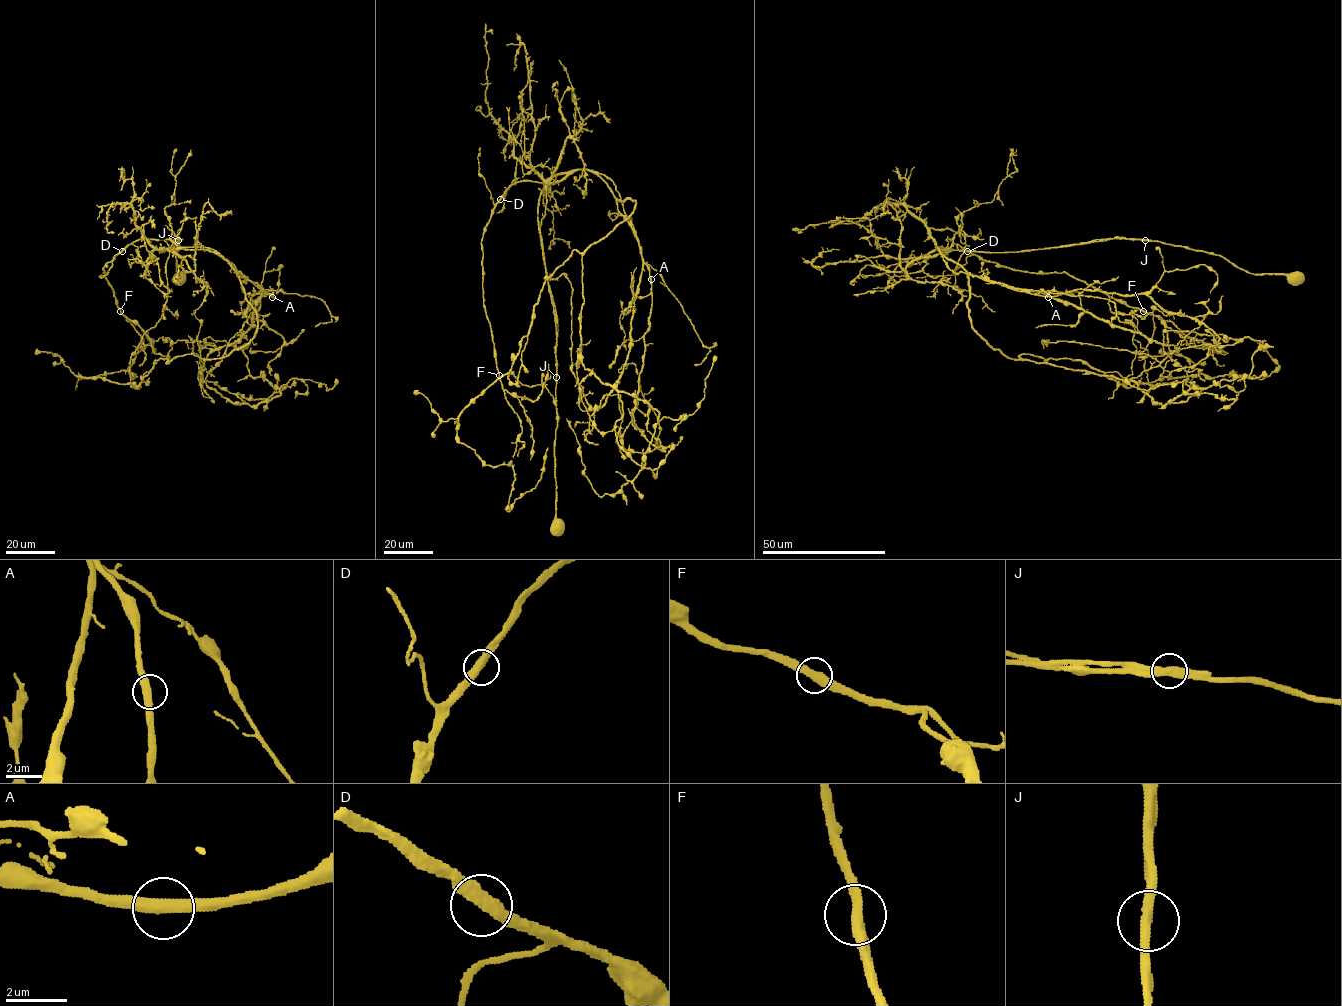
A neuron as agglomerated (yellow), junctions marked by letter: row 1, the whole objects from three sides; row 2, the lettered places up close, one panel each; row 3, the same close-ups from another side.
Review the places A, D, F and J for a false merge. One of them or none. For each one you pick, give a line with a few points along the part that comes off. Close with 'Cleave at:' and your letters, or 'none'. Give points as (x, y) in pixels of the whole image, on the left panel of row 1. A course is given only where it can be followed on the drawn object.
J: Course of the part to remove: (178, 240), (159, 252), (209, 248), (272, 290), (253, 315), (283, 338), (272, 375)
Cleave at: J

